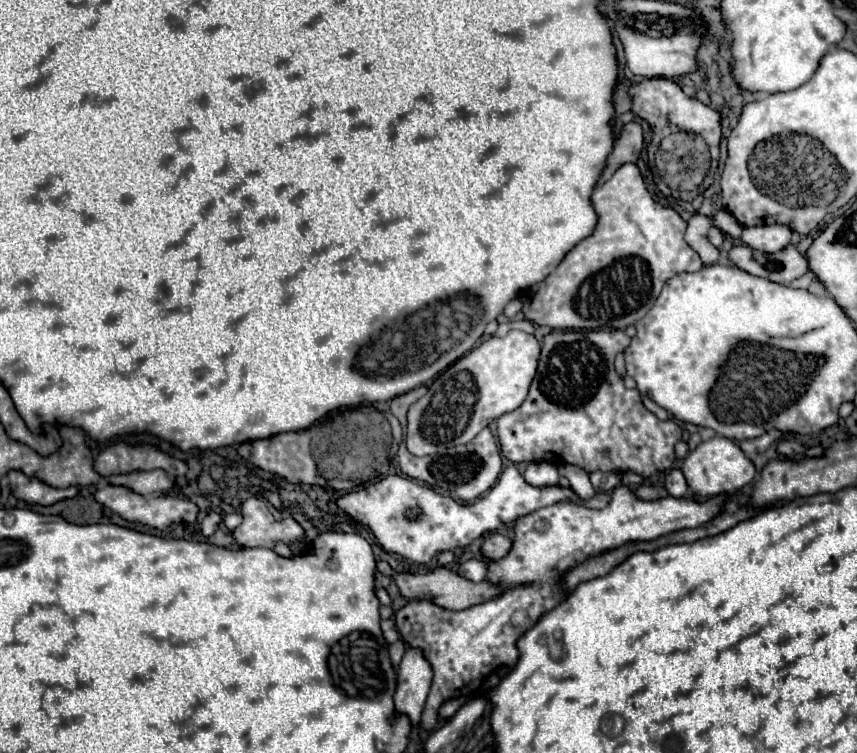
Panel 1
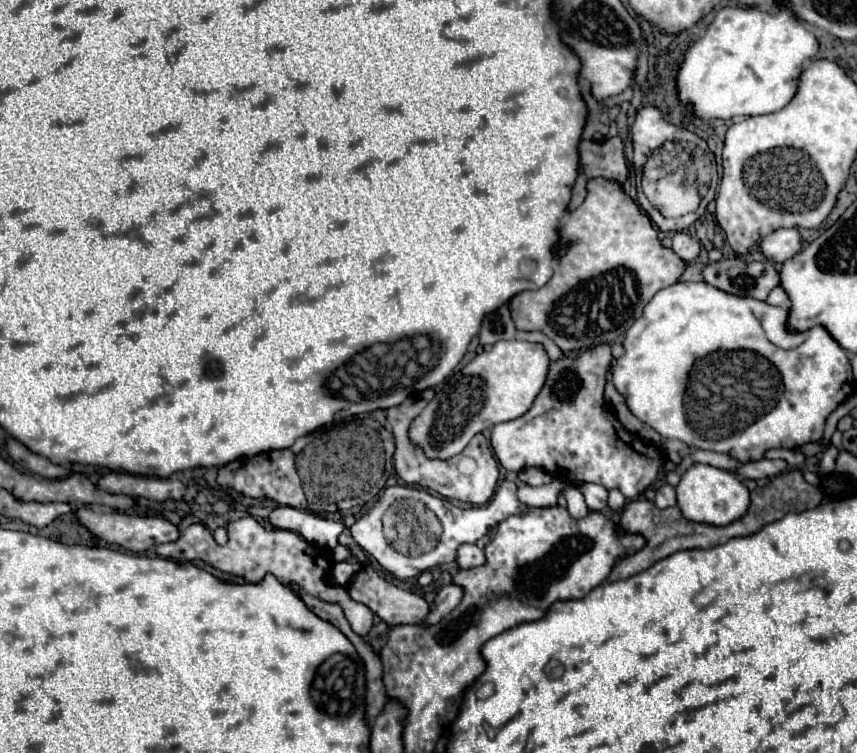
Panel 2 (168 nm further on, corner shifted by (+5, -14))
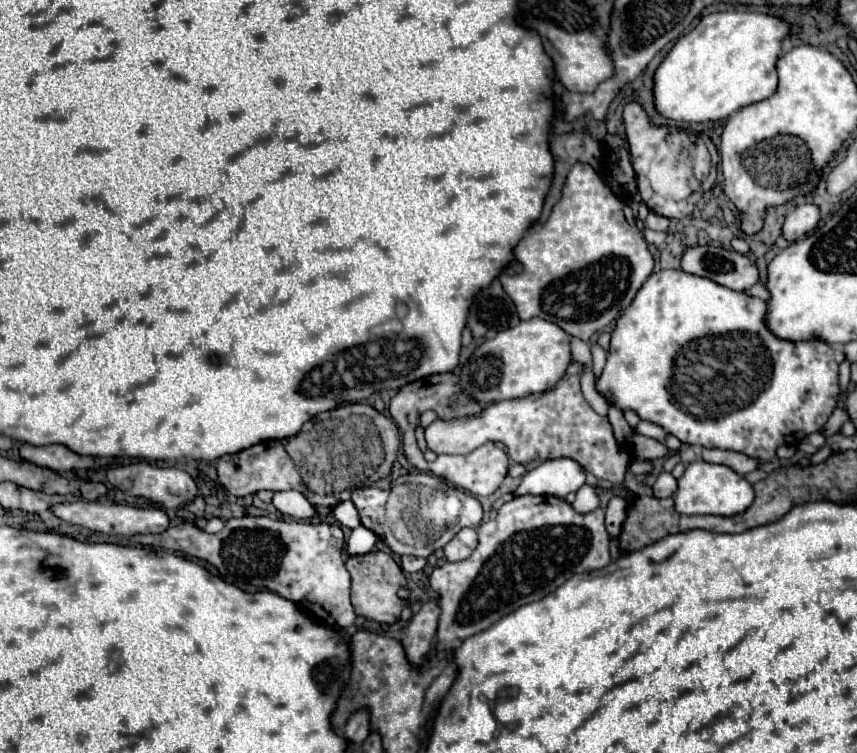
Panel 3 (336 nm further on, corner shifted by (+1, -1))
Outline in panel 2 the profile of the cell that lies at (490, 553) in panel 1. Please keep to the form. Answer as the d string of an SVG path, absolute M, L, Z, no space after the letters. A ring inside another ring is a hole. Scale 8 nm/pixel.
M463 544L459 548L459 554L457 554L459 568L475 568L475 566L483 566L485 562L487 562L485 552L477 544Z

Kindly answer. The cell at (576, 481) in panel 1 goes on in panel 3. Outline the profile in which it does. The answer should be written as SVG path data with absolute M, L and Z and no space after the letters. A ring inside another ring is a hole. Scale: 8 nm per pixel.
M583 485L579 491L577 491L577 499L573 501L573 509L577 511L577 513L591 513L593 509L597 509L599 507L599 495L597 495L597 491L595 491L595 487L591 487L591 485Z

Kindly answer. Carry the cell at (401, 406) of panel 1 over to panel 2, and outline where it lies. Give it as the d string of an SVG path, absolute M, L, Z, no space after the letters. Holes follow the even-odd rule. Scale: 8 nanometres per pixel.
M423 390L419 394L411 394L403 404L387 410L387 426L391 428L391 432L395 436L395 444L397 444L397 450L395 450L395 472L397 472L397 476L411 486L419 486L419 488L433 492L433 494L439 494L447 500L459 500L459 502L467 502L473 506L487 504L491 500L491 496L495 494L495 488L499 482L499 464L497 464L497 460L495 460L495 456L493 456L483 434L477 434L467 444L463 454L449 458L449 460L423 458L423 452L409 442L407 428L409 428L411 420L427 406L427 402L431 400L431 394L433 394L433 390Z

